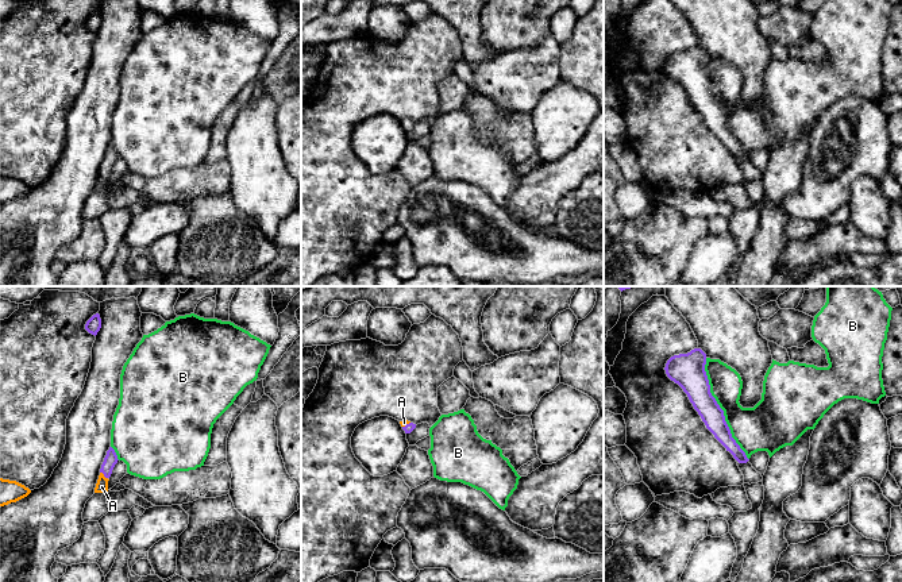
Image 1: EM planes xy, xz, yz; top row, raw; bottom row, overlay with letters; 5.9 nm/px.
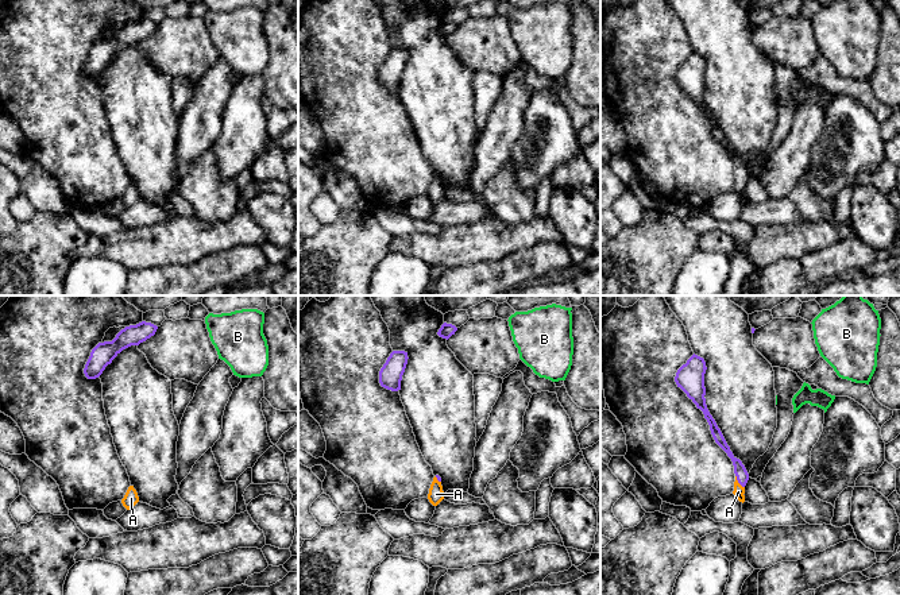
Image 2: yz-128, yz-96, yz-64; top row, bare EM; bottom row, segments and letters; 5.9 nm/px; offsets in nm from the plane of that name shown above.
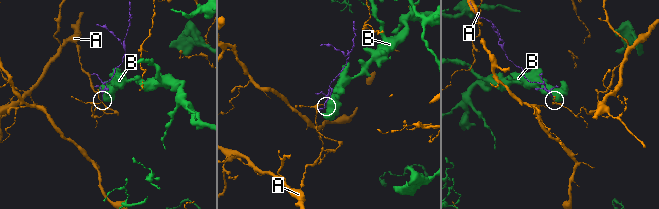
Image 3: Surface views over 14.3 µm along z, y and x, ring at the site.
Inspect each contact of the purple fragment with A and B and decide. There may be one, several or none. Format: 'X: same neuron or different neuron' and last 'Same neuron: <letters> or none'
A: same neuron
B: different neuron
Same neuron: A

